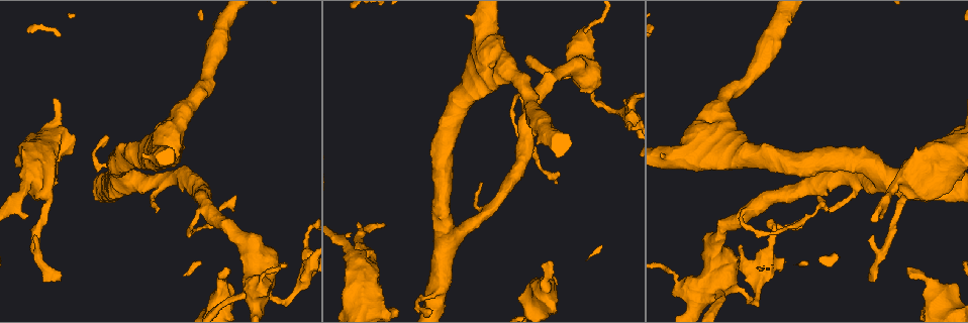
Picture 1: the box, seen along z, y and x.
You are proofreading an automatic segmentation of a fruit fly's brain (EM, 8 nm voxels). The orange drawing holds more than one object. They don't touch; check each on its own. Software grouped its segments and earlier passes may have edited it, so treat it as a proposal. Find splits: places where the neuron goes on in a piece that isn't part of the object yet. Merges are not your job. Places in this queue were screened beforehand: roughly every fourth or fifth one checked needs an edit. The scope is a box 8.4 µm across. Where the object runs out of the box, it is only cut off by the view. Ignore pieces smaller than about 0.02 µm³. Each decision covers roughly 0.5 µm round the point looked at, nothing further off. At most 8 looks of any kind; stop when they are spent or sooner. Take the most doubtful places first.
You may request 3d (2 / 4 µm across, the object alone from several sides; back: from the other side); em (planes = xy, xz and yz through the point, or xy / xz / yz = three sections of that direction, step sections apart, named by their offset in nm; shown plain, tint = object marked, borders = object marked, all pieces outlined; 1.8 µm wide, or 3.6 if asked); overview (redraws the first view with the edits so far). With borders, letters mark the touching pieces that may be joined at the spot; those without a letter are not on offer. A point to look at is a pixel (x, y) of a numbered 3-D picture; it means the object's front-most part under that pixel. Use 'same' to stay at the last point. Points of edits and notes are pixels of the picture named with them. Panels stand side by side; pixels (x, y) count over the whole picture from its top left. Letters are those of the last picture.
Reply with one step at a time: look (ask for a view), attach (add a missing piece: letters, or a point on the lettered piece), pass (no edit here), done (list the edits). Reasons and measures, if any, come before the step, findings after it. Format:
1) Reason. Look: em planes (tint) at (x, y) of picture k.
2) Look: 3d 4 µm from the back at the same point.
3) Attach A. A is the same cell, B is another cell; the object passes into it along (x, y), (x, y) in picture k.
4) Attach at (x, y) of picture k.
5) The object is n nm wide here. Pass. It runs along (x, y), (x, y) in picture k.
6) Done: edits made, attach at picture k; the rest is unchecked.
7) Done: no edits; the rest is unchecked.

Free end. Look: 3d 4 µm at (225, 267) of picture 1.

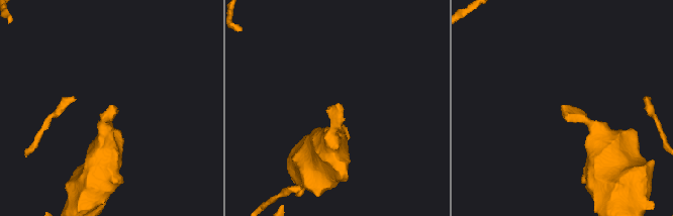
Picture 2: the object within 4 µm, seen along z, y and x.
Look: em xz step 4 (tint) at (563, 106) of picture 2.

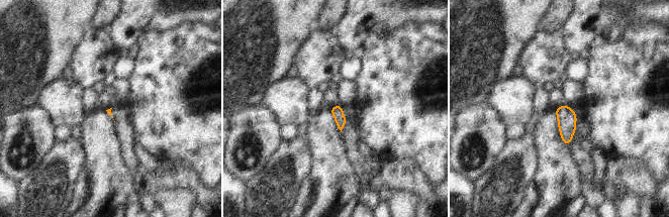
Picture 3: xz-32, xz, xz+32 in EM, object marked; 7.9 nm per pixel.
Look: em planes (borders) at the same point.

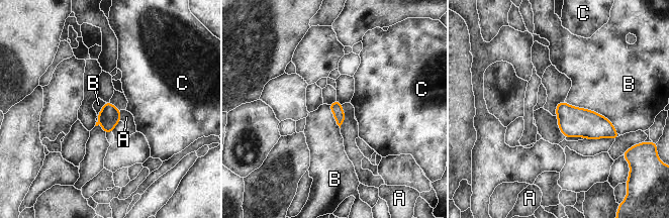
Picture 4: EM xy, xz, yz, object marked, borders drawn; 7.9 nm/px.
The longest contact is with B, 500 nm. Pass. A, B and C are other cells; a border runs along (565, 101), (598, 112), (618, 133) in picture 4; no lettered piece goes on from it.

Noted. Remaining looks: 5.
Free end. Look: 3d 4 µm from the back at (868, 279) of picture 1.

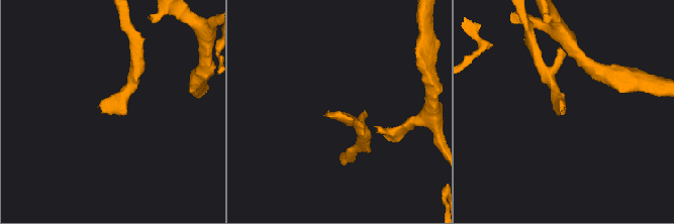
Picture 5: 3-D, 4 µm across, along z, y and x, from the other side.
Need the tissue. Look: em planes (borders) at (102, 108) of picture 5.

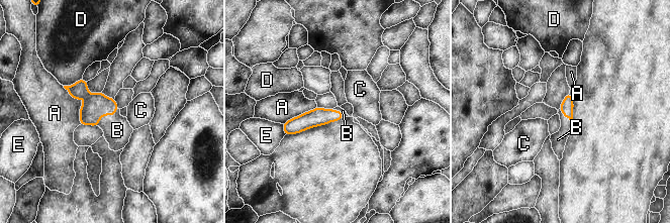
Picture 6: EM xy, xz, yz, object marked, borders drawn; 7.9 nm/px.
Attach B. B is the same cell, A, C, D and E are other cells; the object passes into it along (96, 105), (106, 114), (117, 130) in picture 6; it goes on there.

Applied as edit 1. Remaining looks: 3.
Branch stops here. Look: em planes (borders) at (351, 232) of picture 1.

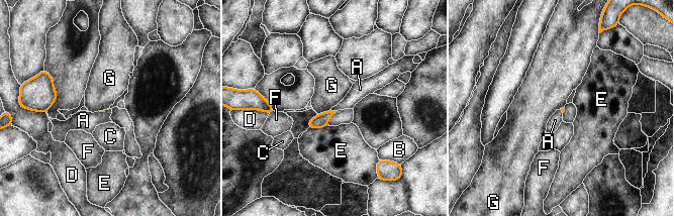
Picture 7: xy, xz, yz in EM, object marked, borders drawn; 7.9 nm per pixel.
Pass. A, B, C, D, E, F and G are other cells; no lettered piece goes on from it.

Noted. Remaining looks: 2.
Done: edits made, attach at picture 6; the rest is unchecked.

